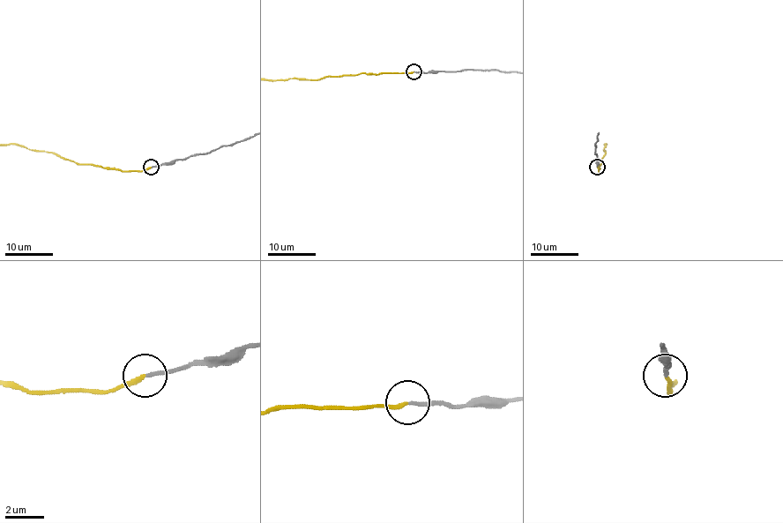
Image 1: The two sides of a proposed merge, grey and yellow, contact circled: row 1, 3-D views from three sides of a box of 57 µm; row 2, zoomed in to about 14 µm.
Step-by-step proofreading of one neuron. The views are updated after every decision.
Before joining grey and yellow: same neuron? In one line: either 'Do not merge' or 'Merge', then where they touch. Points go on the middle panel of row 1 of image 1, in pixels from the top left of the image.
Merge. Place: (413, 71)

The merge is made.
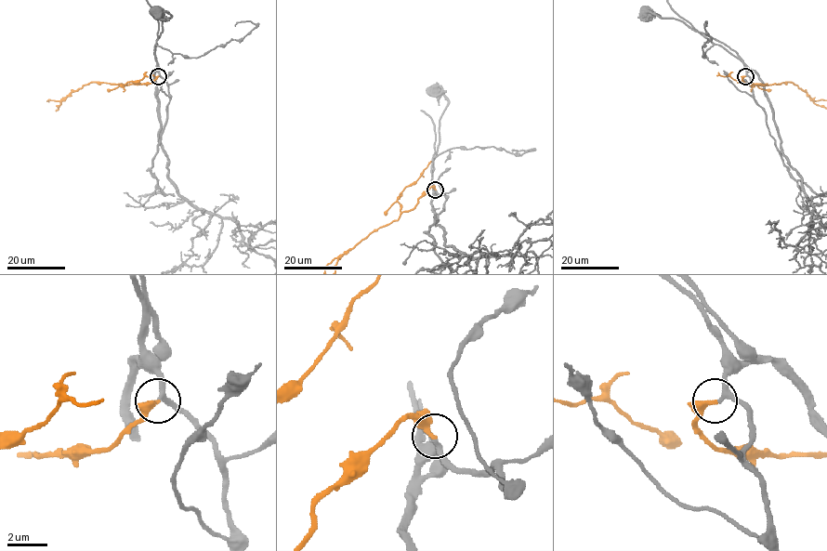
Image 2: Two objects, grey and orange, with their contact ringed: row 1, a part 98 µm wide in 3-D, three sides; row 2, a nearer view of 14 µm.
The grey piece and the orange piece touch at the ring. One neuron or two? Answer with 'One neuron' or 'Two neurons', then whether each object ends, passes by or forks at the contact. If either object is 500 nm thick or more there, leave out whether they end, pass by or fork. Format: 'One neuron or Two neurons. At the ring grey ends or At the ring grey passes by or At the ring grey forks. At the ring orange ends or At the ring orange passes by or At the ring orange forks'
One neuron. At the ring grey passes by. At the ring orange ends

